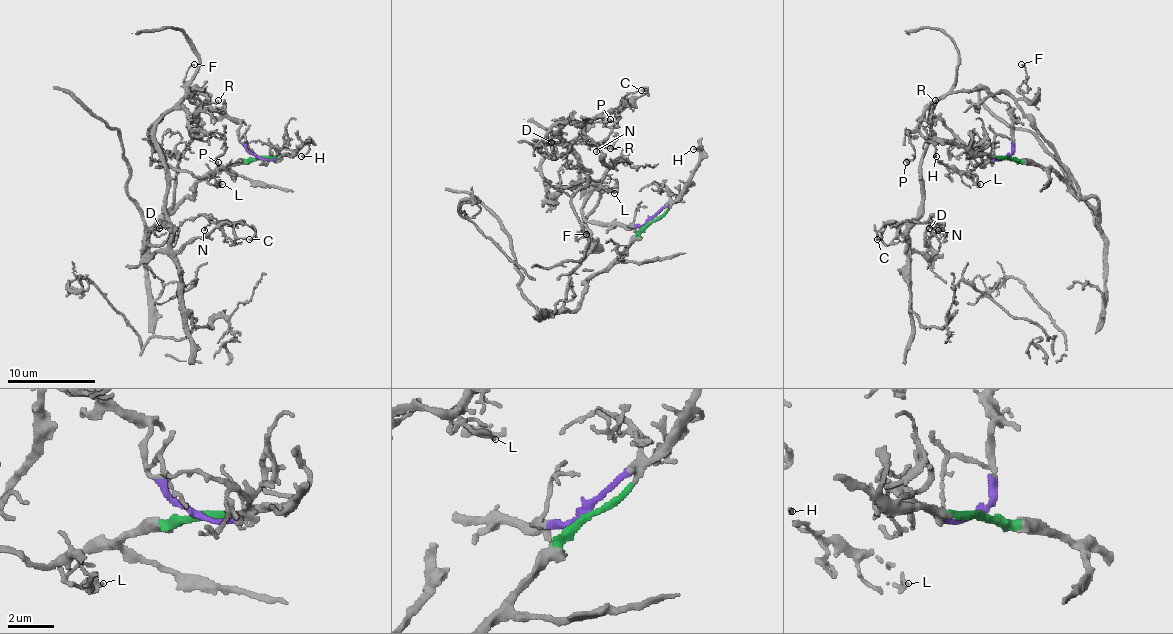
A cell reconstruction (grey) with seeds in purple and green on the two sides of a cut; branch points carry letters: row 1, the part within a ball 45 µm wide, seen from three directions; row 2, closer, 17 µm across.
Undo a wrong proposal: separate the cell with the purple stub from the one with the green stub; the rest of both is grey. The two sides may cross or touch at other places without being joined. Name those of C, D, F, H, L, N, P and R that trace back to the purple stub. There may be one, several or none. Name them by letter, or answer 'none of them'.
C, D, L, N, P, R

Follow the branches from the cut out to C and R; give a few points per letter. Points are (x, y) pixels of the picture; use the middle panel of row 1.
C: (650, 220), (593, 225), (580, 163), (546, 143), (564, 121), (622, 109), (642, 90)
R: (650, 220), (626, 229), (593, 225), (584, 216), (580, 160), (573, 145), (580, 138), (584, 143), (611, 147)

